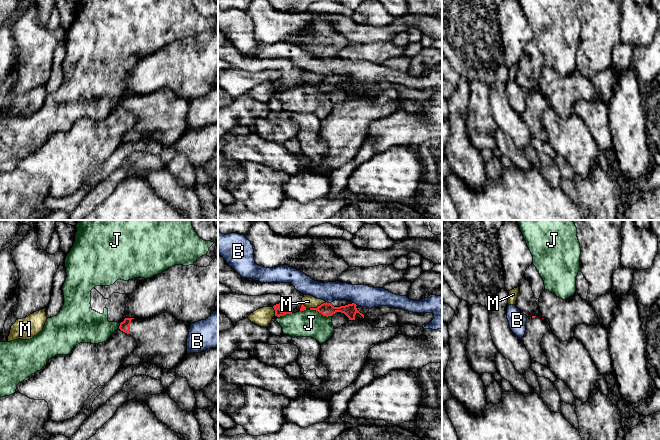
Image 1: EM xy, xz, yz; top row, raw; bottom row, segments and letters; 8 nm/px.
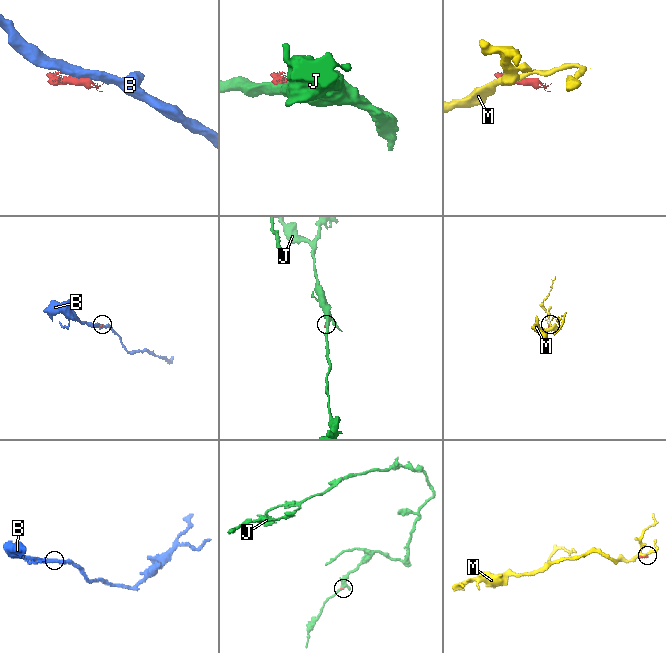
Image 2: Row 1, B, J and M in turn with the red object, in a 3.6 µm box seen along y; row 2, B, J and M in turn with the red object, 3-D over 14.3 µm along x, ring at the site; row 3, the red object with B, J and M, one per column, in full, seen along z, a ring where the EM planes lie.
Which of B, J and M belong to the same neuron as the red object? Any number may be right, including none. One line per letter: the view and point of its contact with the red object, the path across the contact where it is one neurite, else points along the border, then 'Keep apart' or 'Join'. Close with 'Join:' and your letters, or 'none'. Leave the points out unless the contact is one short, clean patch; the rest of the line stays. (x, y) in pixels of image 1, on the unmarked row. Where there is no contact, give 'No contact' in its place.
B: Touches red at xz (328, 79). Boundary: xz (326, 77), (330, 79). Keep apart
J: Touches red at xz (320, 88). Keep apart
M: Touches red at xz (318, 82). Boundary: xz (326, 78), (309, 84). Keep apart
Join: none

